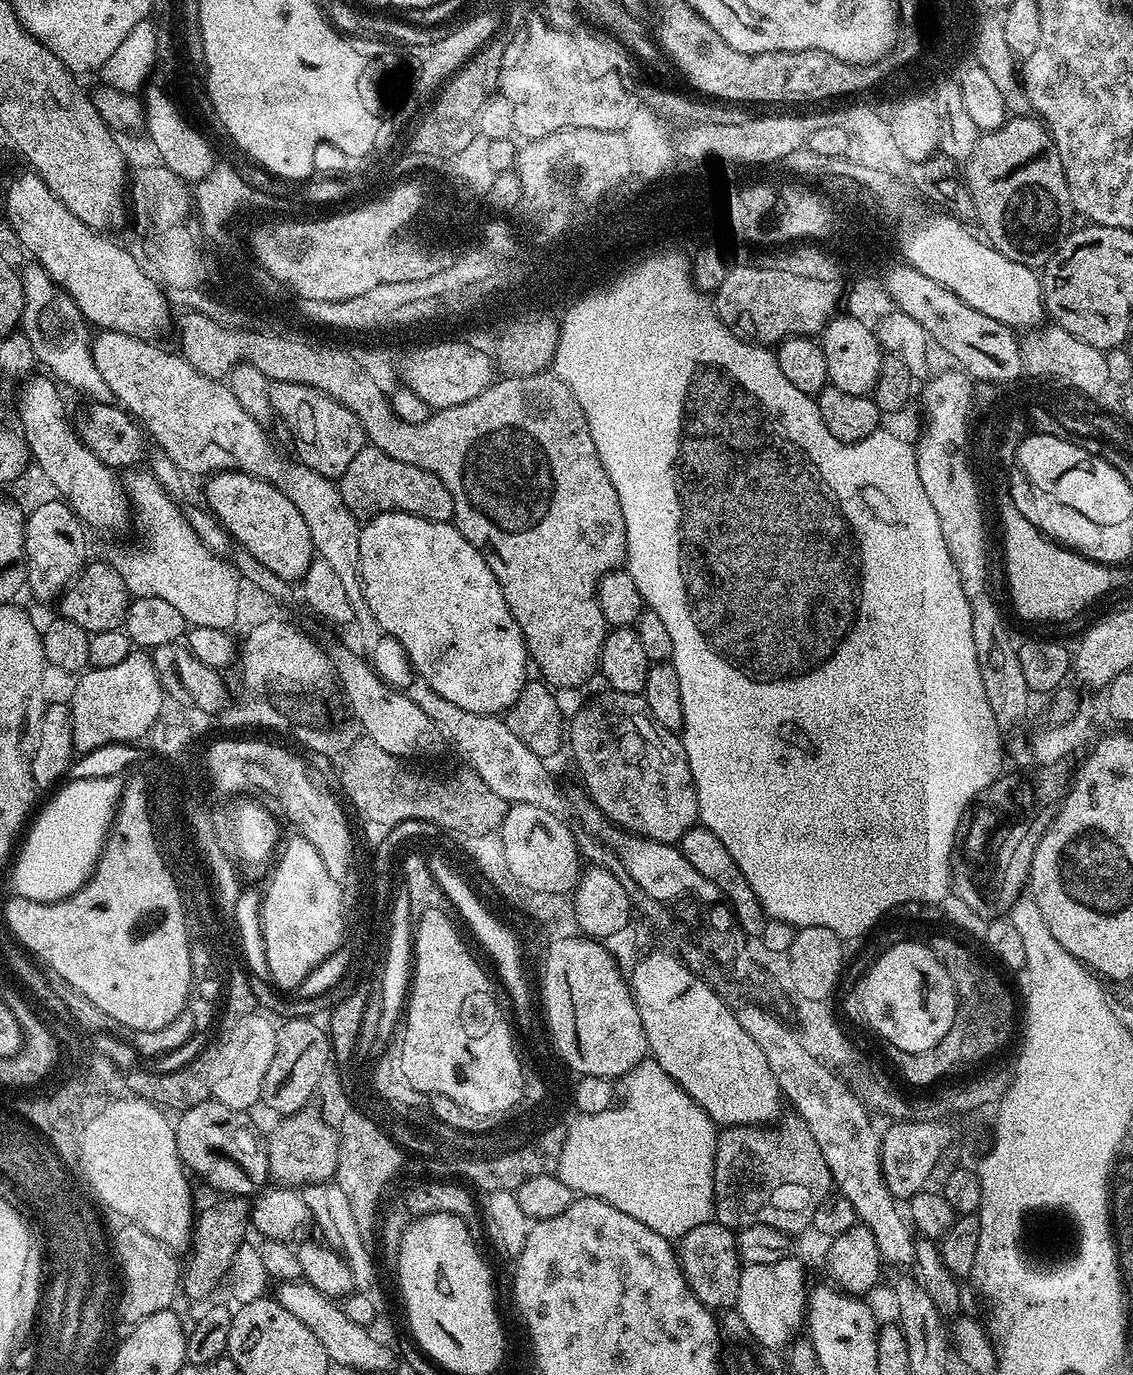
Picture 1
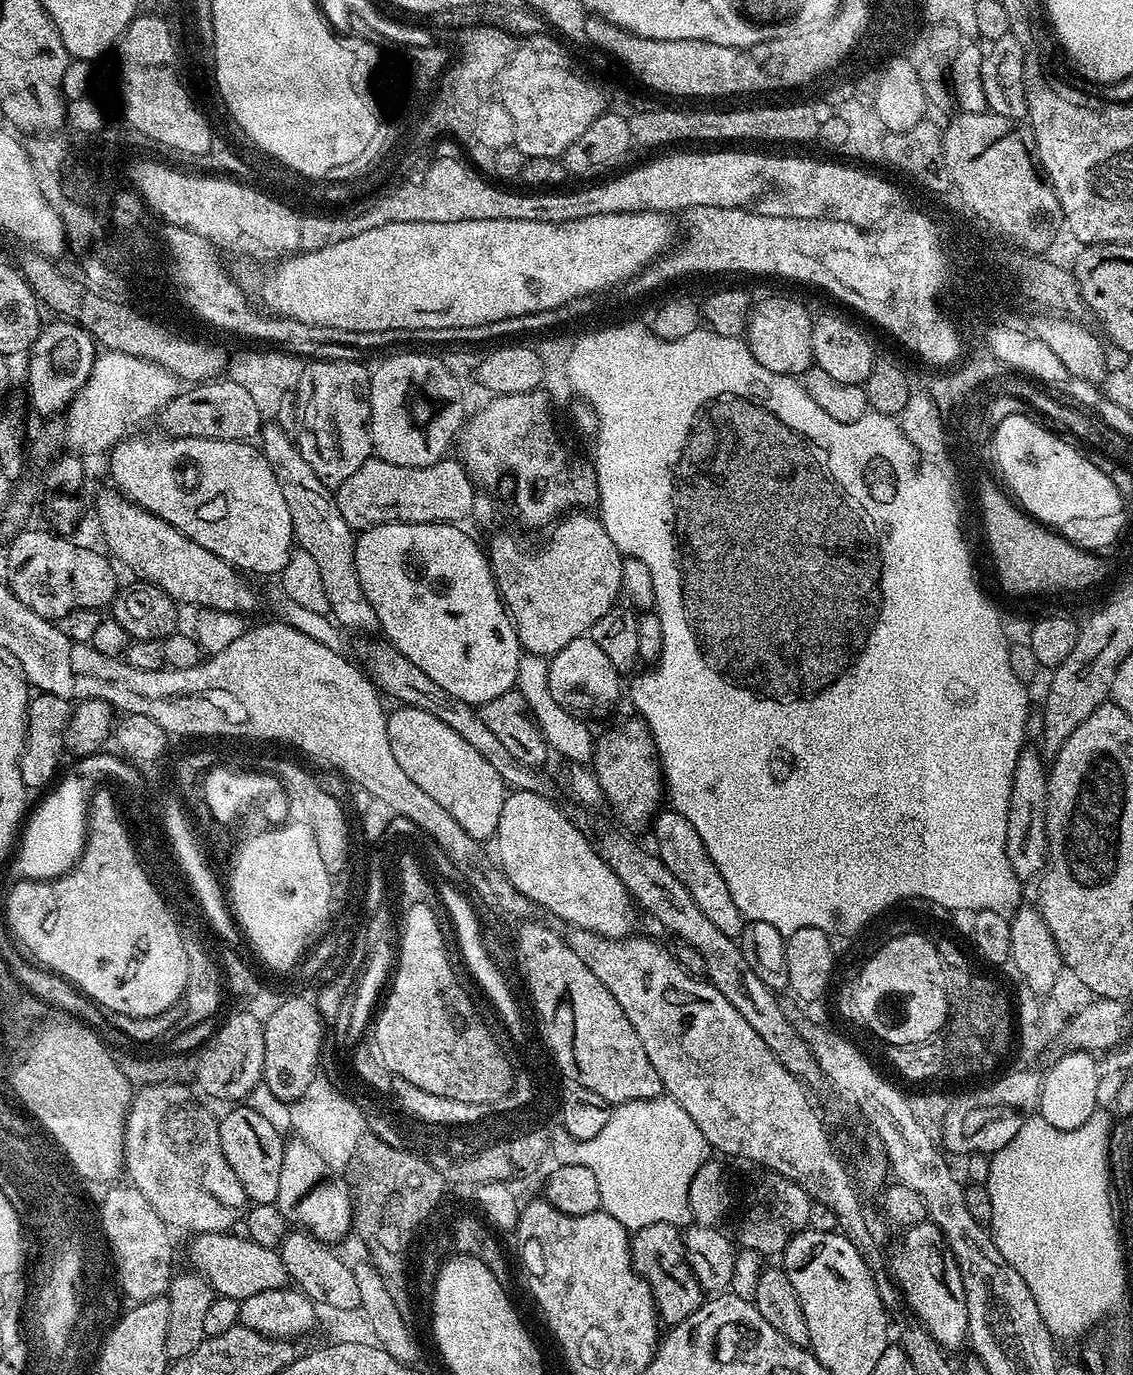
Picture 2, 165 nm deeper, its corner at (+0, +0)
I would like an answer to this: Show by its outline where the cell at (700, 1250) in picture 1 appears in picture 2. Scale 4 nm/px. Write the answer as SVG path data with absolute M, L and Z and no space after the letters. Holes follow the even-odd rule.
M654 1222L654 1226L642 1226L631 1233L632 1265L648 1283L656 1303L656 1311L665 1325L671 1326L690 1318L694 1310L704 1303L706 1293L696 1281L688 1256L684 1253L684 1238L681 1229L674 1224Z

